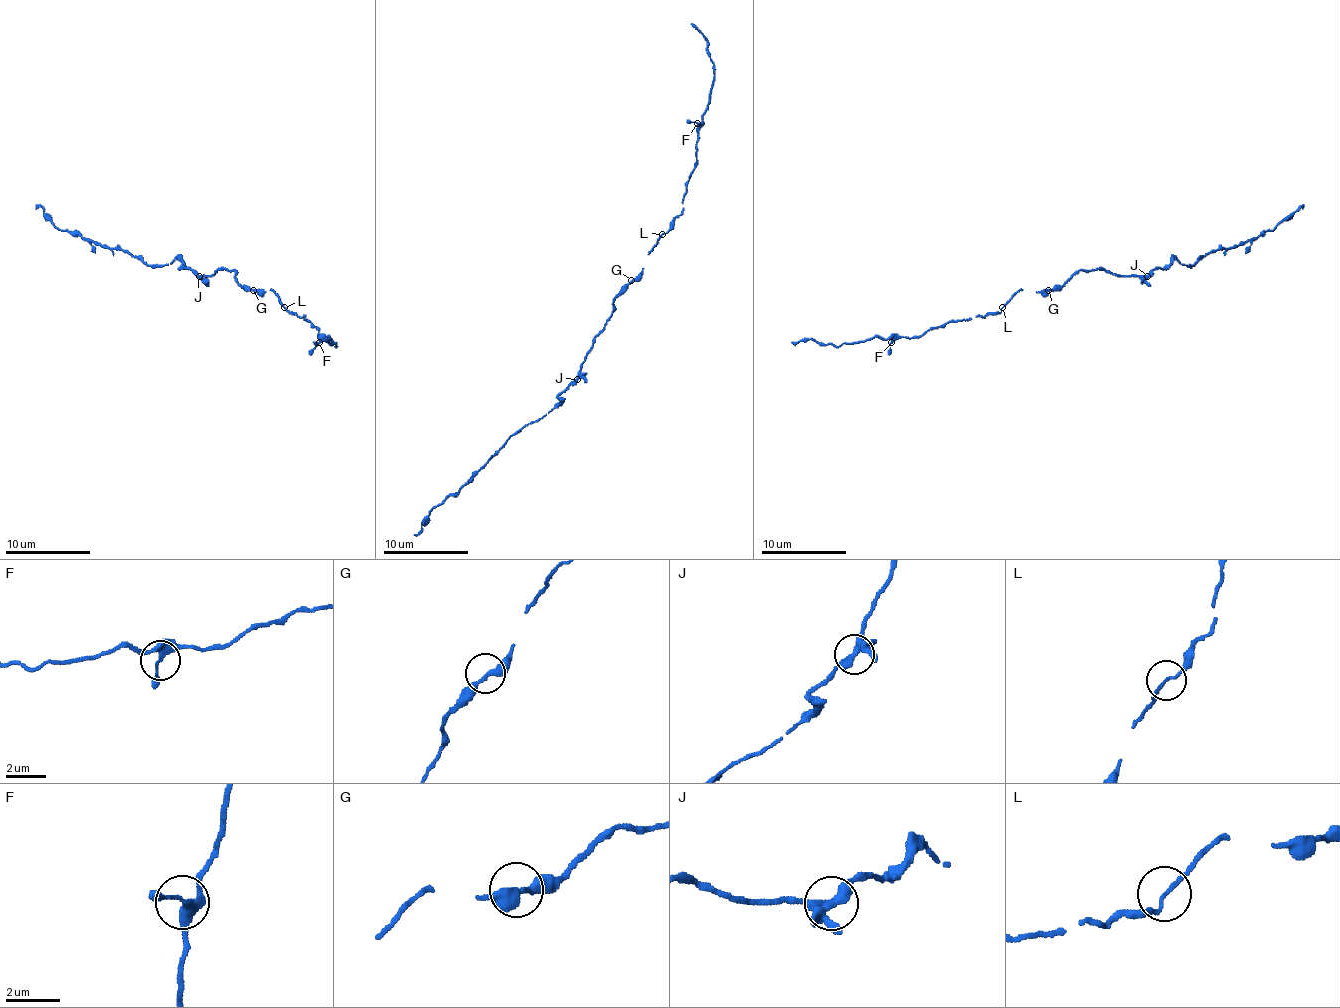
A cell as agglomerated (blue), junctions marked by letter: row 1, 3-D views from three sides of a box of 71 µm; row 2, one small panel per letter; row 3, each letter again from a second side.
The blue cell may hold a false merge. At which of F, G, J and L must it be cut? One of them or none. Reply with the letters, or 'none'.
none

